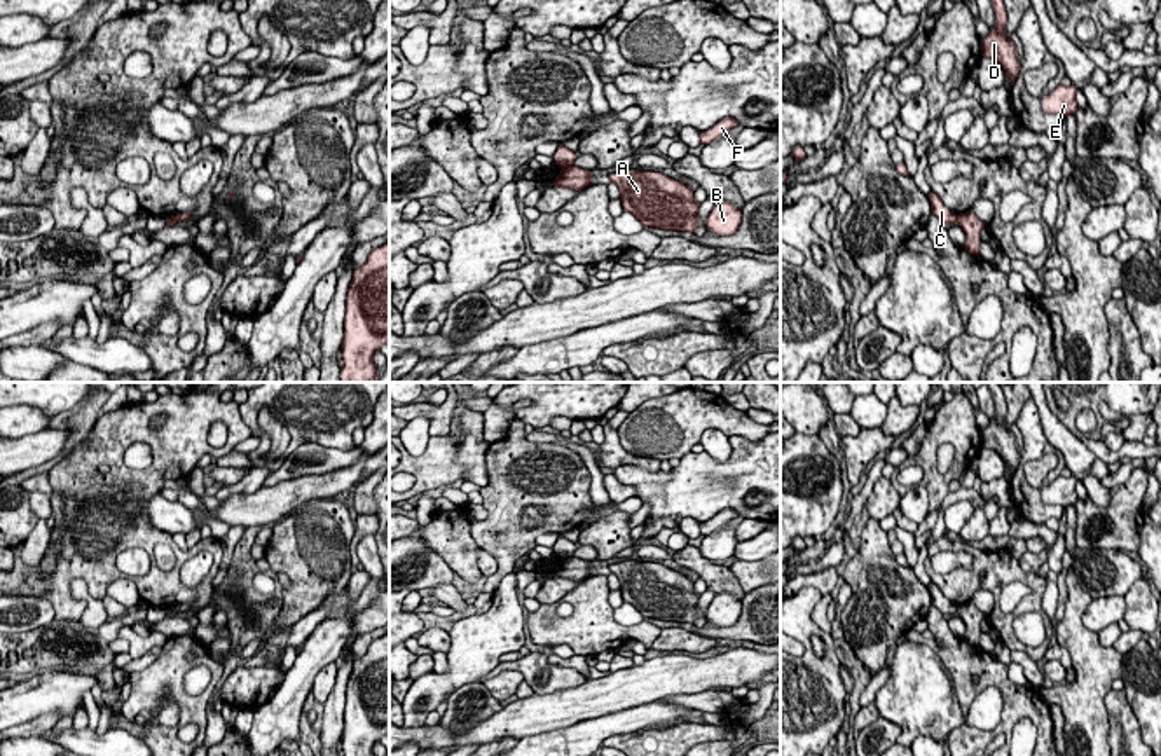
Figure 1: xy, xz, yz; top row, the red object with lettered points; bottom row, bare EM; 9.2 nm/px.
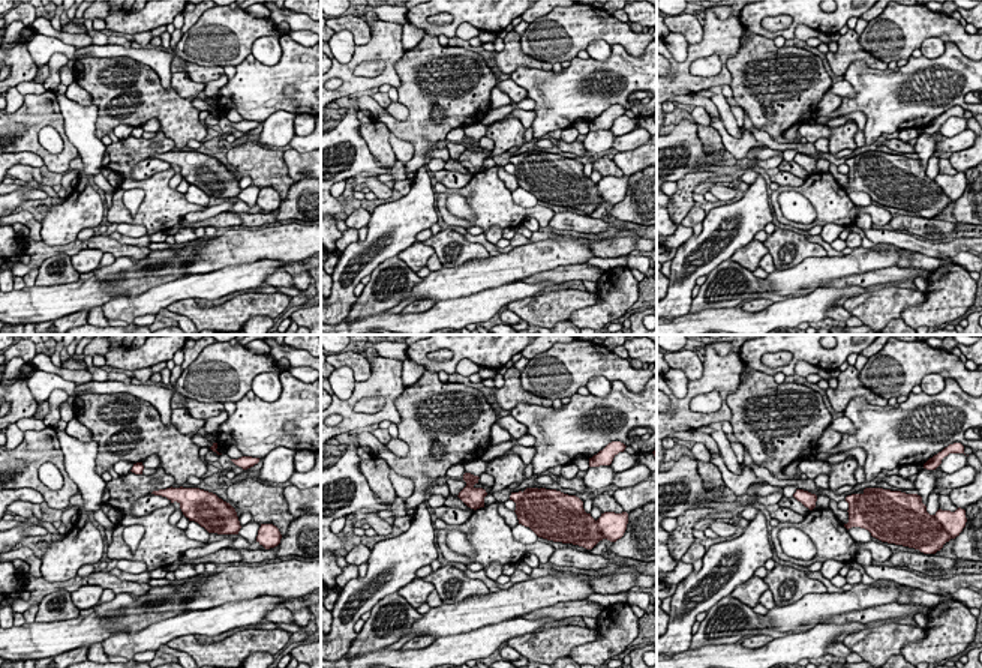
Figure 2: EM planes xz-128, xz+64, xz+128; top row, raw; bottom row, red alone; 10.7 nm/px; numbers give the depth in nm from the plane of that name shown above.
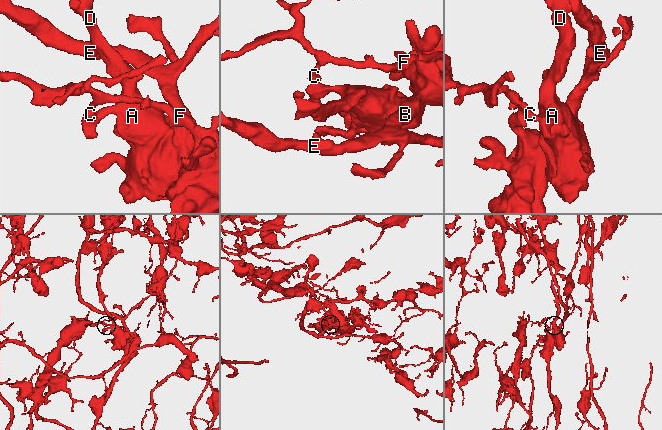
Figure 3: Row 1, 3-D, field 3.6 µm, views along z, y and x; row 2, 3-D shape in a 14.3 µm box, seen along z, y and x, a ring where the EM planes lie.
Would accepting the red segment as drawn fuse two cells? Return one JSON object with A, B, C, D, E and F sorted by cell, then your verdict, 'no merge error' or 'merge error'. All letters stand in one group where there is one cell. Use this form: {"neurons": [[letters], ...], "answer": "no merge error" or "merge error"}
{"neurons": [["A", "D"], ["B", "C", "E", "F"]], "answer": "merge error"}

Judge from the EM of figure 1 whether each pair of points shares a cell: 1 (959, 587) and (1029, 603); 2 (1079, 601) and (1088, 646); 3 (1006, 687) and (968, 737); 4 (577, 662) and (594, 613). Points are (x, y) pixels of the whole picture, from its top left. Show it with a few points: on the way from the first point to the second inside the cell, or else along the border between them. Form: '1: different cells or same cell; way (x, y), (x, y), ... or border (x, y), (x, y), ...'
1: same cell; way (982, 568), (1008, 570), (1027, 580)
2: same cell; way (1076, 611), (1078, 636)
3: same cell; way (1009, 704), (1009, 716), (992, 734), (985, 735)
4: different cells; border (575, 653), (583, 657)

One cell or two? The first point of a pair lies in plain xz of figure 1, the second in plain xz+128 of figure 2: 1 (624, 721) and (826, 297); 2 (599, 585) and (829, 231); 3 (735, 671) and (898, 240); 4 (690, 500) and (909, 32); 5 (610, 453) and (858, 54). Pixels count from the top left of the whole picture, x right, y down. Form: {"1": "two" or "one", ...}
{"1": "one", "2": "two", "3": "two", "4": "two", "5": "one"}

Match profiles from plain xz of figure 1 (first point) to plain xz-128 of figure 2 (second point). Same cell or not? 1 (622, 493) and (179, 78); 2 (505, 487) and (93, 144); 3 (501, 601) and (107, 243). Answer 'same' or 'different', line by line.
1: same
2: different
3: different

